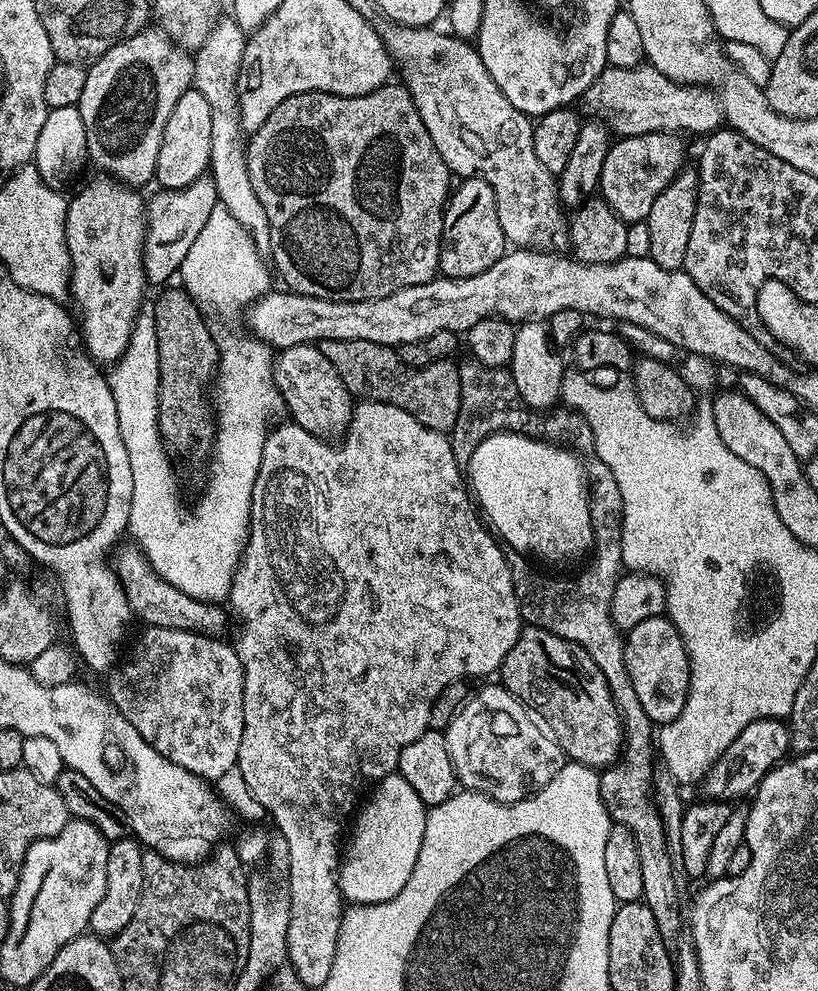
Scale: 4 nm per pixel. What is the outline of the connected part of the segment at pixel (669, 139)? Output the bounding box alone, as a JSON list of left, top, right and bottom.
[599,132,685,224]

